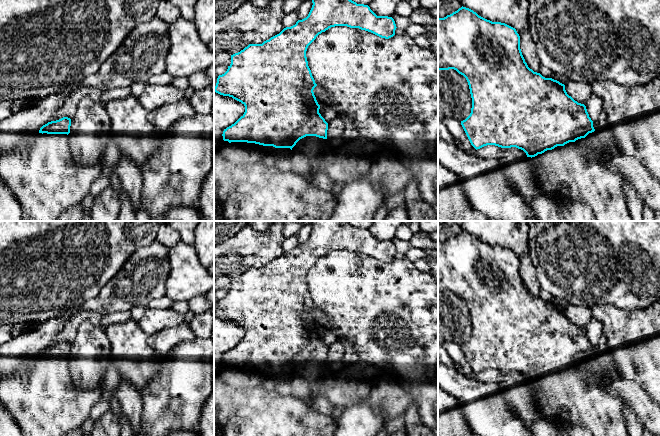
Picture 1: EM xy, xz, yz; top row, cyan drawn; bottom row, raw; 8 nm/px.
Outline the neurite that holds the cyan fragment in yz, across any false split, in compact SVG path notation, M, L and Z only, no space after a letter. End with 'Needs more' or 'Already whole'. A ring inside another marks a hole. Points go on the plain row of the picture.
M463 230L444 242L438 242L438 294L449 293L463 299L469 309L472 332L461 349L476 374L487 369L516 371L532 382L557 370L585 362L595 355L586 330L569 320L564 308L545 302L528 291L520 273L520 260L515 252L487 244Z. Already whole

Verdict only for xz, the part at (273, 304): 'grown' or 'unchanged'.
unchanged

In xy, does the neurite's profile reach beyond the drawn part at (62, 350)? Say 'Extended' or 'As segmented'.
As segmented

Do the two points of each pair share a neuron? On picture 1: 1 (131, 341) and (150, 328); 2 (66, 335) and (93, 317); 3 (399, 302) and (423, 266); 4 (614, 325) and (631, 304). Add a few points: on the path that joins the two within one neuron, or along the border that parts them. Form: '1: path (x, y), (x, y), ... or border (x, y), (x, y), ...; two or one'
1: border (137, 322), (148, 335); two
2: path (71, 328), (81, 317), (86, 317); one
3: border (413, 263), (421, 271), (427, 272); two
4: border (604, 303), (629, 310), (649, 306); two

